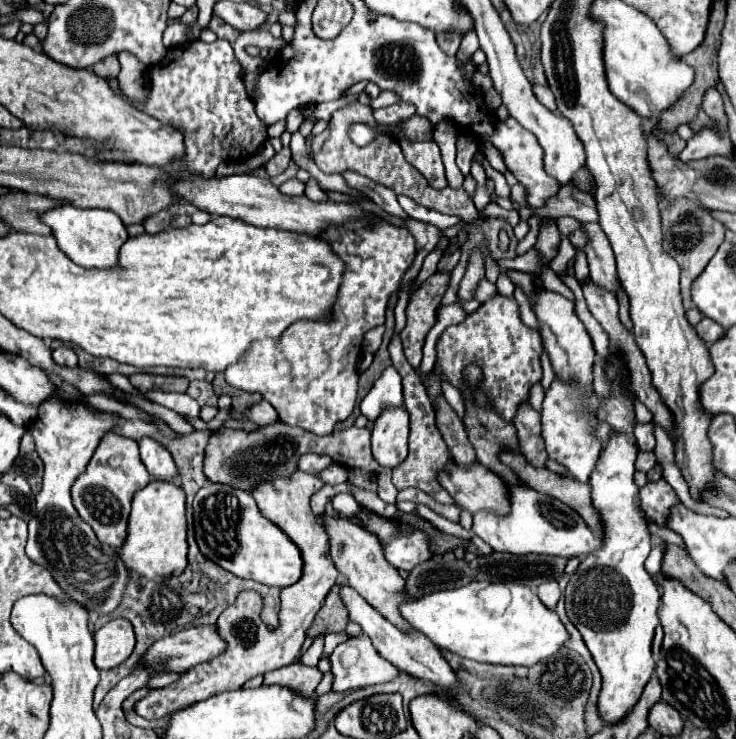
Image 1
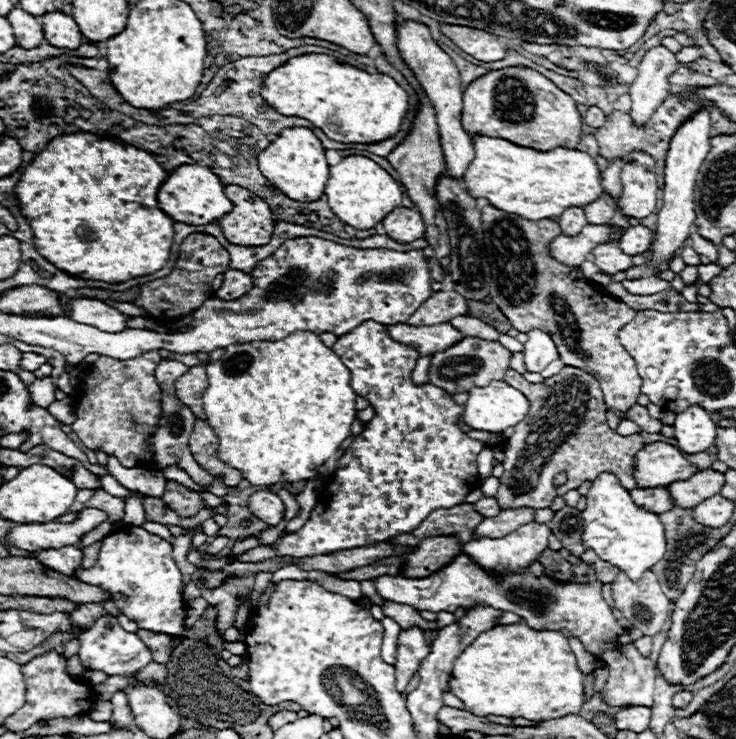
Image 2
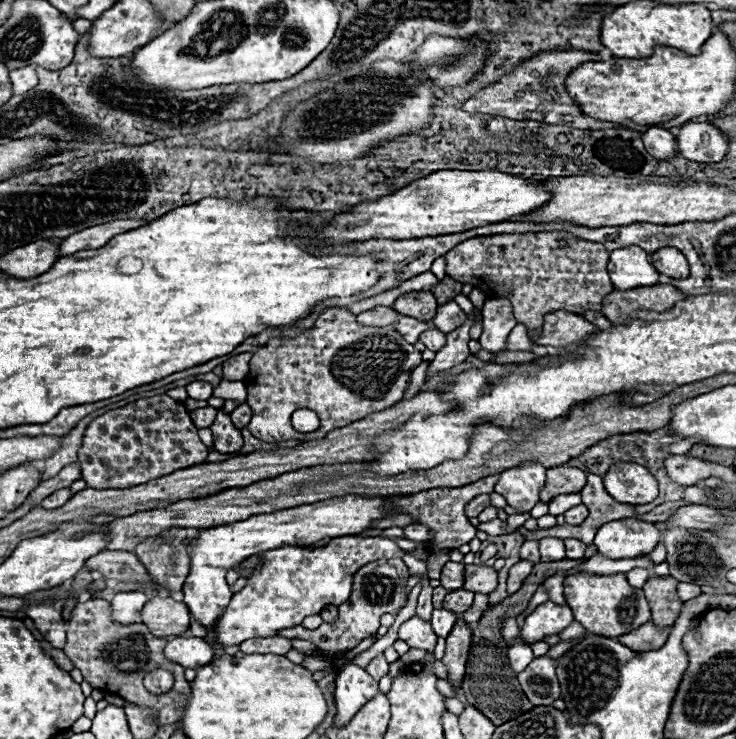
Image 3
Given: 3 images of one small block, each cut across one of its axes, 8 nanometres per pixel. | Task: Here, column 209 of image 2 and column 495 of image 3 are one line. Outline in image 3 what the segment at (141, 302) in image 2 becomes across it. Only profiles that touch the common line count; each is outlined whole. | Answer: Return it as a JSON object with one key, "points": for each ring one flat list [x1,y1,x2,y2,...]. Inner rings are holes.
{"points":[[566,230,528,232,528,234,496,234,496,236,470,238,458,244,456,248,452,248,446,254,446,276,462,284,472,284,474,288,482,290,488,298,510,300,516,322,524,324,532,338,540,338,544,316,554,310,566,310,572,314,584,314,588,310,602,312,604,298,614,290,612,280,606,270,608,258,610,254,606,252,602,244,576,238]]}

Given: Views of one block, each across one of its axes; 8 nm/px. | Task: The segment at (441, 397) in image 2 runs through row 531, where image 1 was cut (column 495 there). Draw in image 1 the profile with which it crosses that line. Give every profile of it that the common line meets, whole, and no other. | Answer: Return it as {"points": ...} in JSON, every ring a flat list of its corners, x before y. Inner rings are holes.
{"points":[[496,296,496,298,492,298,490,302,484,302,484,304,482,304,476,312,468,314,464,322,460,322,460,324,456,324,456,326,448,326,448,328,442,332,442,336,438,338,438,344,436,344,436,370,440,370,440,374,442,374,442,376,444,376,444,378,452,384,452,386,456,386,456,388,462,392,462,396,464,396,464,398,472,398,472,400,474,400,474,404,478,404,478,406,488,406,488,410,496,410,496,414,500,414,506,422,512,422,512,420,514,420,514,416,516,416,518,406,522,406,524,402,528,402,528,398,530,398,530,386,532,386,532,384,536,384,536,382,540,382,540,378,542,378,540,354,542,354,542,340,540,340,538,330,532,330,532,328,528,328,528,326,524,326,524,324,522,324,520,314,518,314,518,304,516,304,514,300,506,300,504,296],[470,364,476,364,476,366,480,366,480,368,482,368,482,378,476,382,476,386,474,386,474,388,472,388,472,384,464,378,464,368,466,368,466,366,470,366]]}

